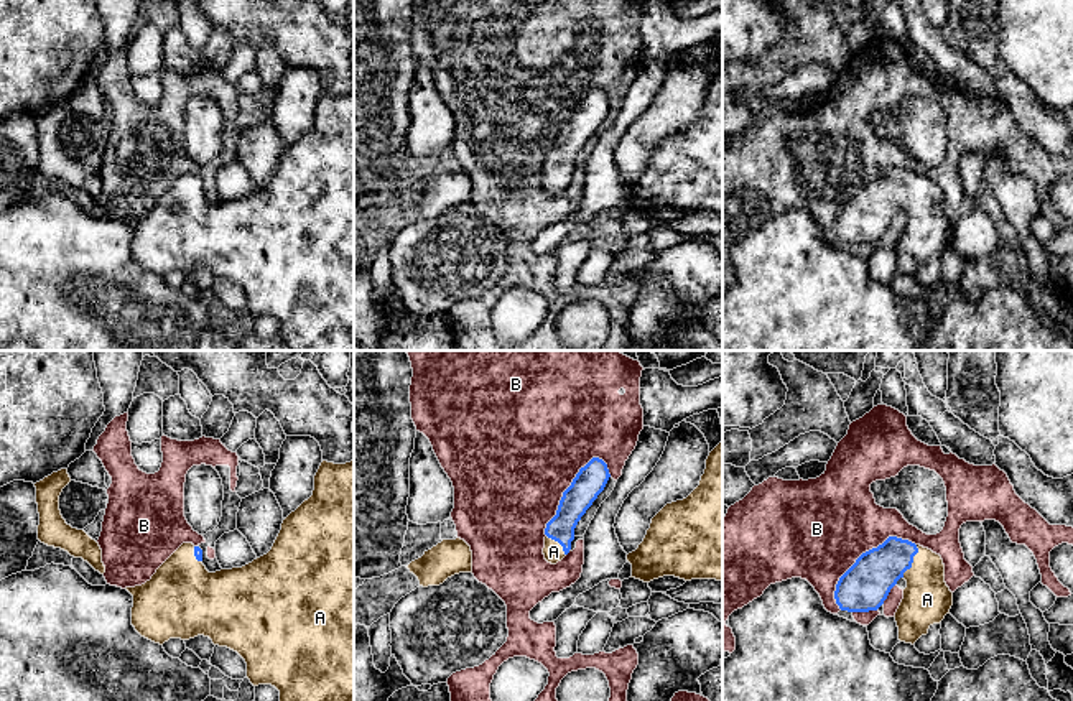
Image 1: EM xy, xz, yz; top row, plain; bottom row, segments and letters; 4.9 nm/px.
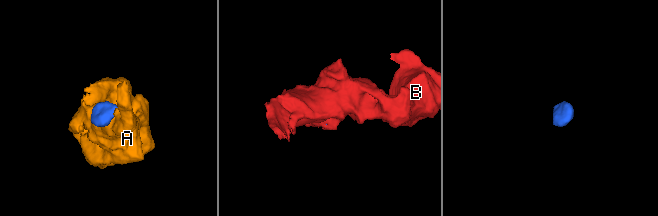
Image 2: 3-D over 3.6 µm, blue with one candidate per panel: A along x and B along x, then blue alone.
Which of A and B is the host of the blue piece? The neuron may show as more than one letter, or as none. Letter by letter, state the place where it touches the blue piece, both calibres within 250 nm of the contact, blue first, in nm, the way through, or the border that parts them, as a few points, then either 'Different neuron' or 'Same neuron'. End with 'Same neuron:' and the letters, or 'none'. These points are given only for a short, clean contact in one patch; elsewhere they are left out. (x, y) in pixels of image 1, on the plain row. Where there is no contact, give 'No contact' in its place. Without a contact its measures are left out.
A: Touches blue at yz (912, 193). Thickness 220 nm (blue) against 240 nm. Path across: yz (868, 214), (889, 193), (912, 193), (925, 206), (927, 231). Same neuron
B: Touches blue at yz (861, 186). Thickness 240 nm (blue) against 480 nm. Different neuron
Same neuron: A

